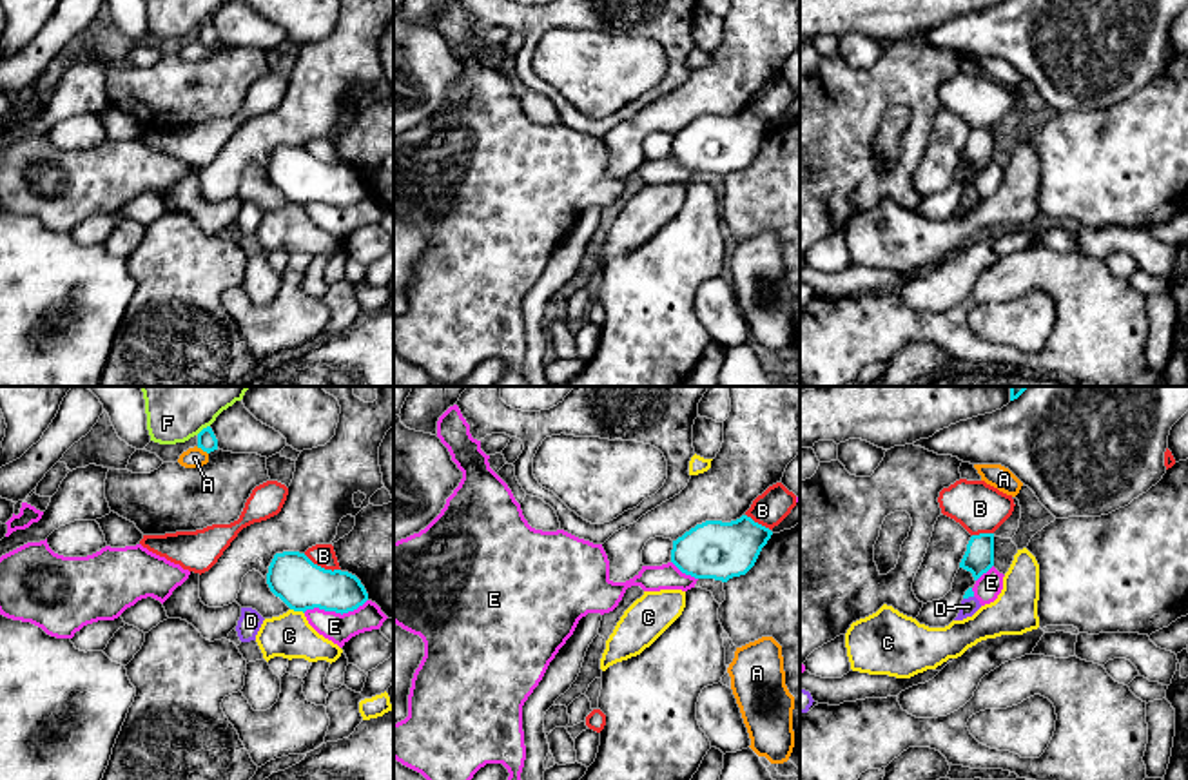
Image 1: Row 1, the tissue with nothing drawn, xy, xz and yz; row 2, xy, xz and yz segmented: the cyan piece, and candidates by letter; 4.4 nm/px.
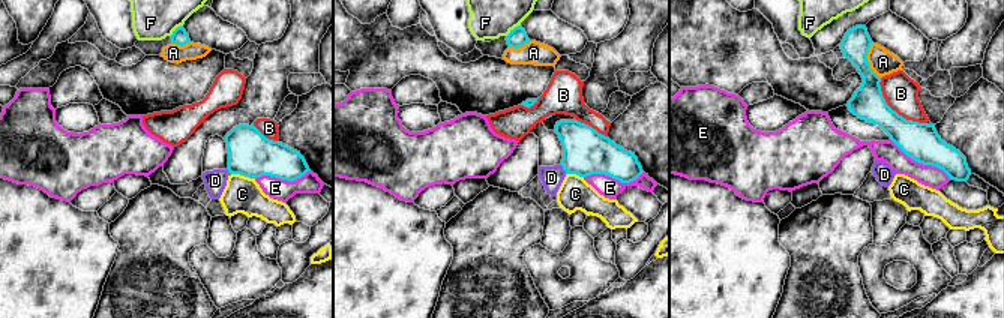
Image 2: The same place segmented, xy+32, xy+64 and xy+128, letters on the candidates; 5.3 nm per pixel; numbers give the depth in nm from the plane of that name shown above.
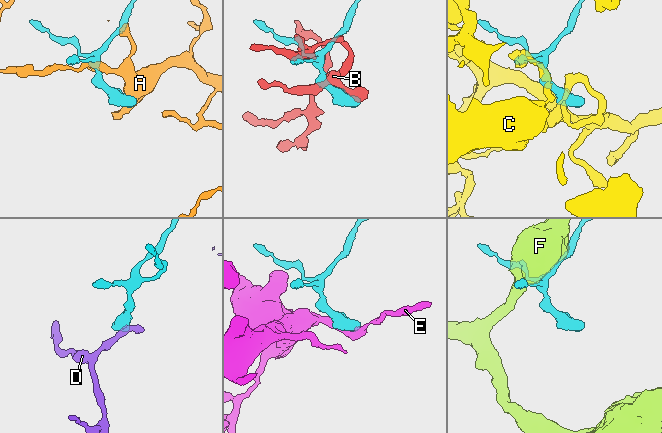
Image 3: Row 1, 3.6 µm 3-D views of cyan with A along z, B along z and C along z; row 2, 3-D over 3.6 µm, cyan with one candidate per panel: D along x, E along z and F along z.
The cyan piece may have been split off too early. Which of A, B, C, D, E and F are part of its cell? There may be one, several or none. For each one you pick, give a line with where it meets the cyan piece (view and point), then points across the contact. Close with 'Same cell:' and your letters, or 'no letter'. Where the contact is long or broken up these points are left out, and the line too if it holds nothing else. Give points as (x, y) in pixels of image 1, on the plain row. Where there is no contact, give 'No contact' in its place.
D: Touches cyan at yz (967, 191). Path across: yz (969, 185), (967, 191), (969, 200)
Same cell: D

